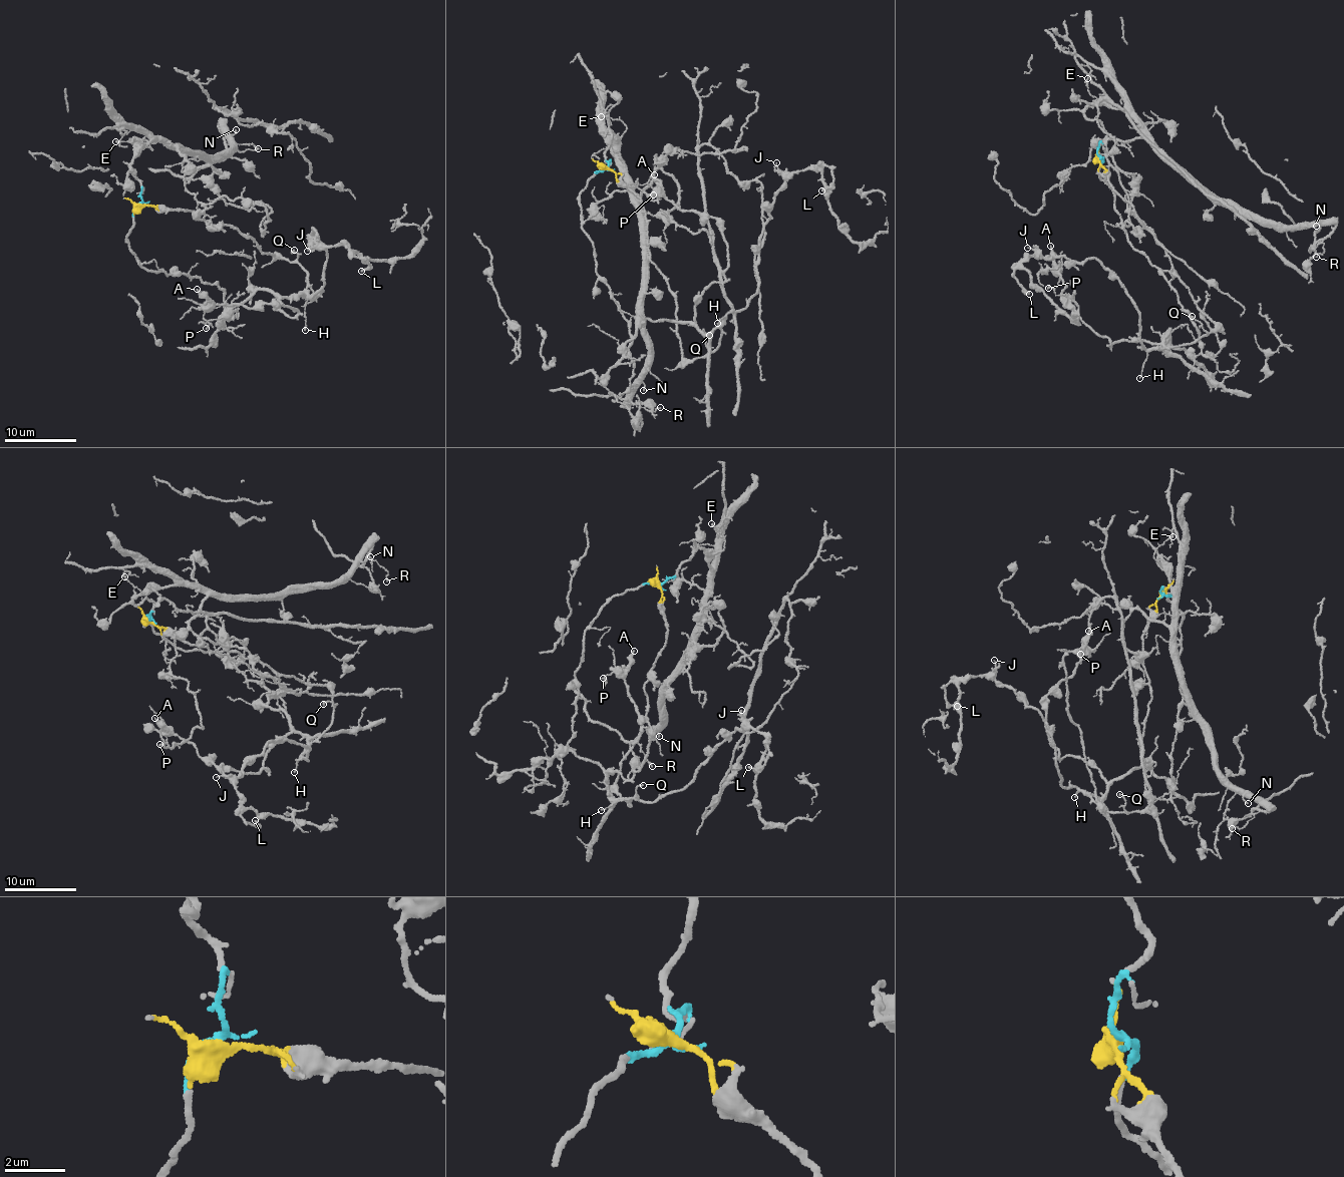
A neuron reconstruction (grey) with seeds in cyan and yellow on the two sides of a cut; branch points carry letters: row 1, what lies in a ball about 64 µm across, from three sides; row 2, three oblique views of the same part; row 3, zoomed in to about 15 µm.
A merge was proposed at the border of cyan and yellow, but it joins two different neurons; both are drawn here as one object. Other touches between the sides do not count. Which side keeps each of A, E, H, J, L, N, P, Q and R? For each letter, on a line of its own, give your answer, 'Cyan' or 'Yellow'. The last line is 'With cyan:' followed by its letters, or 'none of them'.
A: Yellow
E: Cyan
H: Yellow
J: Yellow
L: Yellow
N: Cyan
P: Yellow
Q: Yellow
R: Cyan
With cyan: E, N, R

